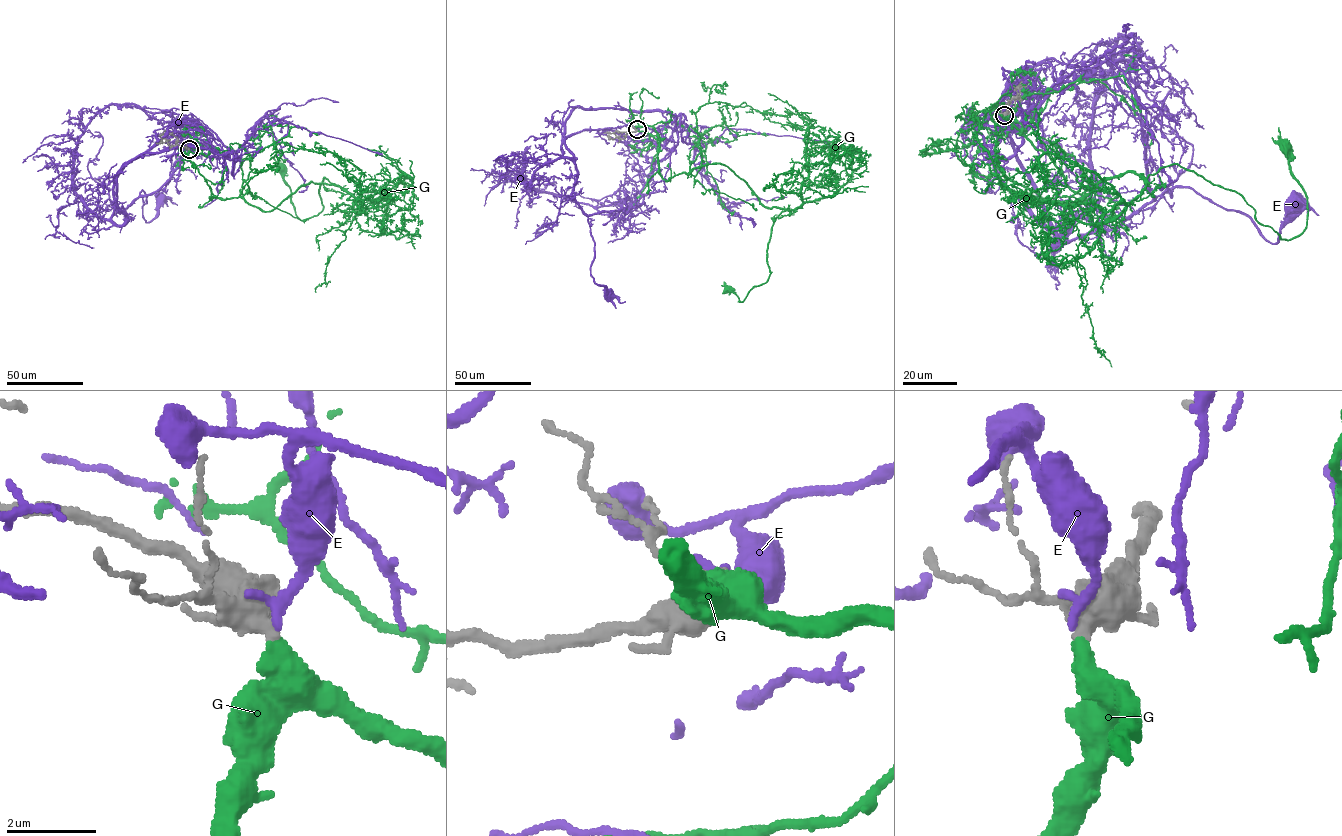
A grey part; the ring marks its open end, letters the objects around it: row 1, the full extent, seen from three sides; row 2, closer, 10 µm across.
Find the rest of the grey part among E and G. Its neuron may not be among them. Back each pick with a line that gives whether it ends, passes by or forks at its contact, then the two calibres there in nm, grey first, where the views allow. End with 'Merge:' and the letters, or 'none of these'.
G: It ends there. Thickness 400 nm (grey) against 500 nm
Merge: G

